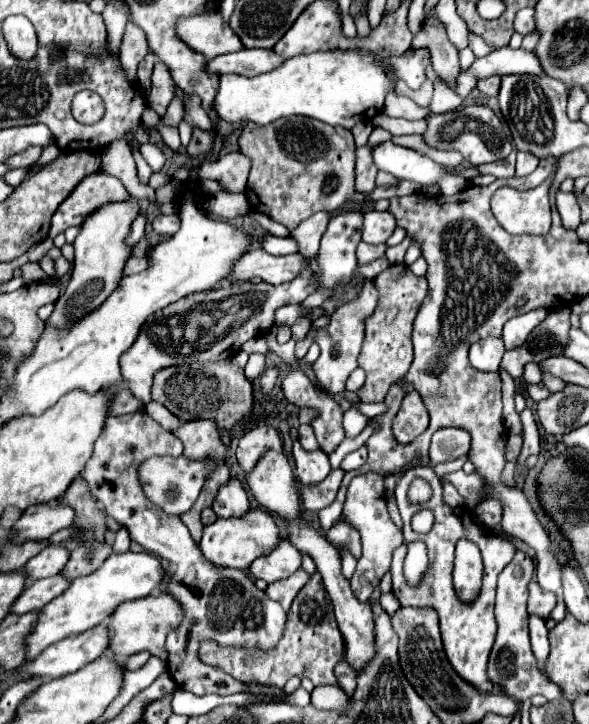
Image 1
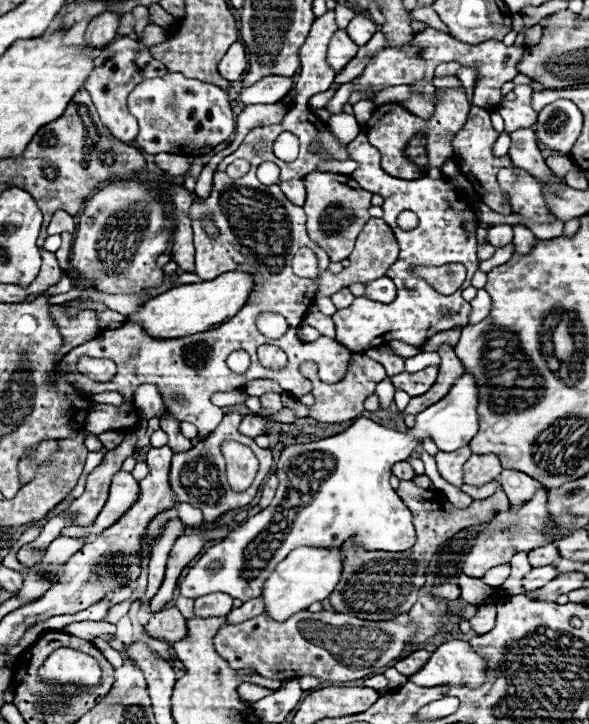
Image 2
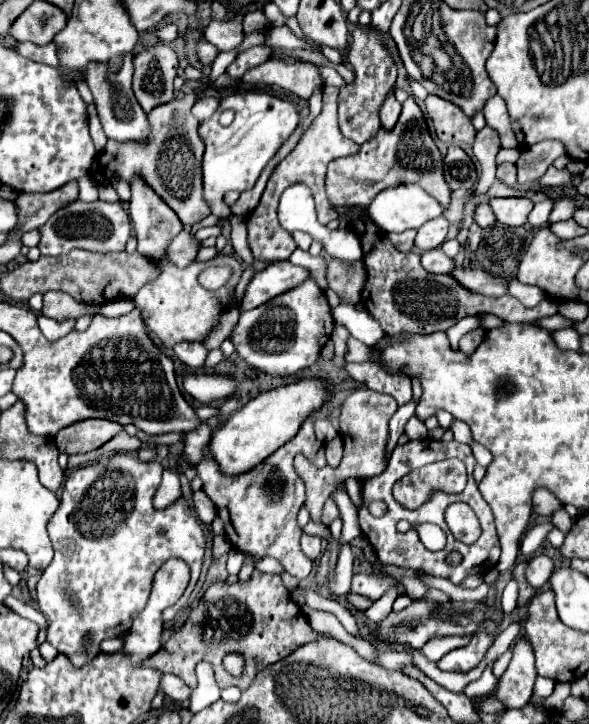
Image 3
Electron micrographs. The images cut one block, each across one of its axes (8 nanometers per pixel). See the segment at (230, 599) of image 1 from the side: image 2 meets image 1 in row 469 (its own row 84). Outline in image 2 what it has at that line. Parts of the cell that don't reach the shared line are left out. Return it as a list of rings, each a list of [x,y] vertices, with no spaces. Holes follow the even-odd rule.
[[[122,36],[122,38],[116,38],[106,48],[102,48],[100,56],[96,58],[96,66],[90,74],[90,78],[84,82],[84,88],[90,92],[92,102],[100,114],[100,120],[104,122],[104,126],[108,126],[112,136],[118,138],[120,142],[132,142],[138,136],[138,122],[128,112],[126,98],[132,92],[132,88],[136,88],[136,84],[140,84],[148,78],[164,76],[164,74],[168,74],[166,66],[150,56],[148,46],[144,46],[138,40]]]

